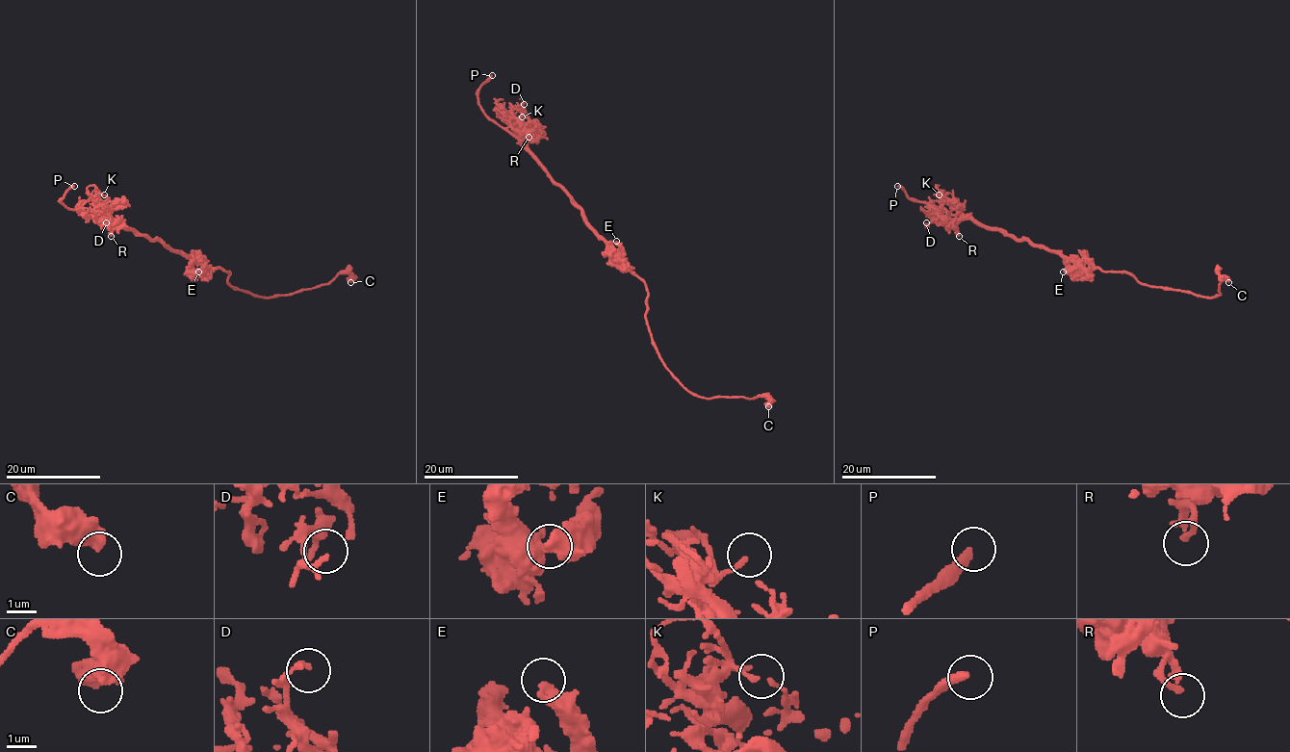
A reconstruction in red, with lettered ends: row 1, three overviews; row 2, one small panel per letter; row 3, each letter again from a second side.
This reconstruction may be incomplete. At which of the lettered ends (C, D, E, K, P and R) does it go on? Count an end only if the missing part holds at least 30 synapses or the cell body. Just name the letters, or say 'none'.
P

